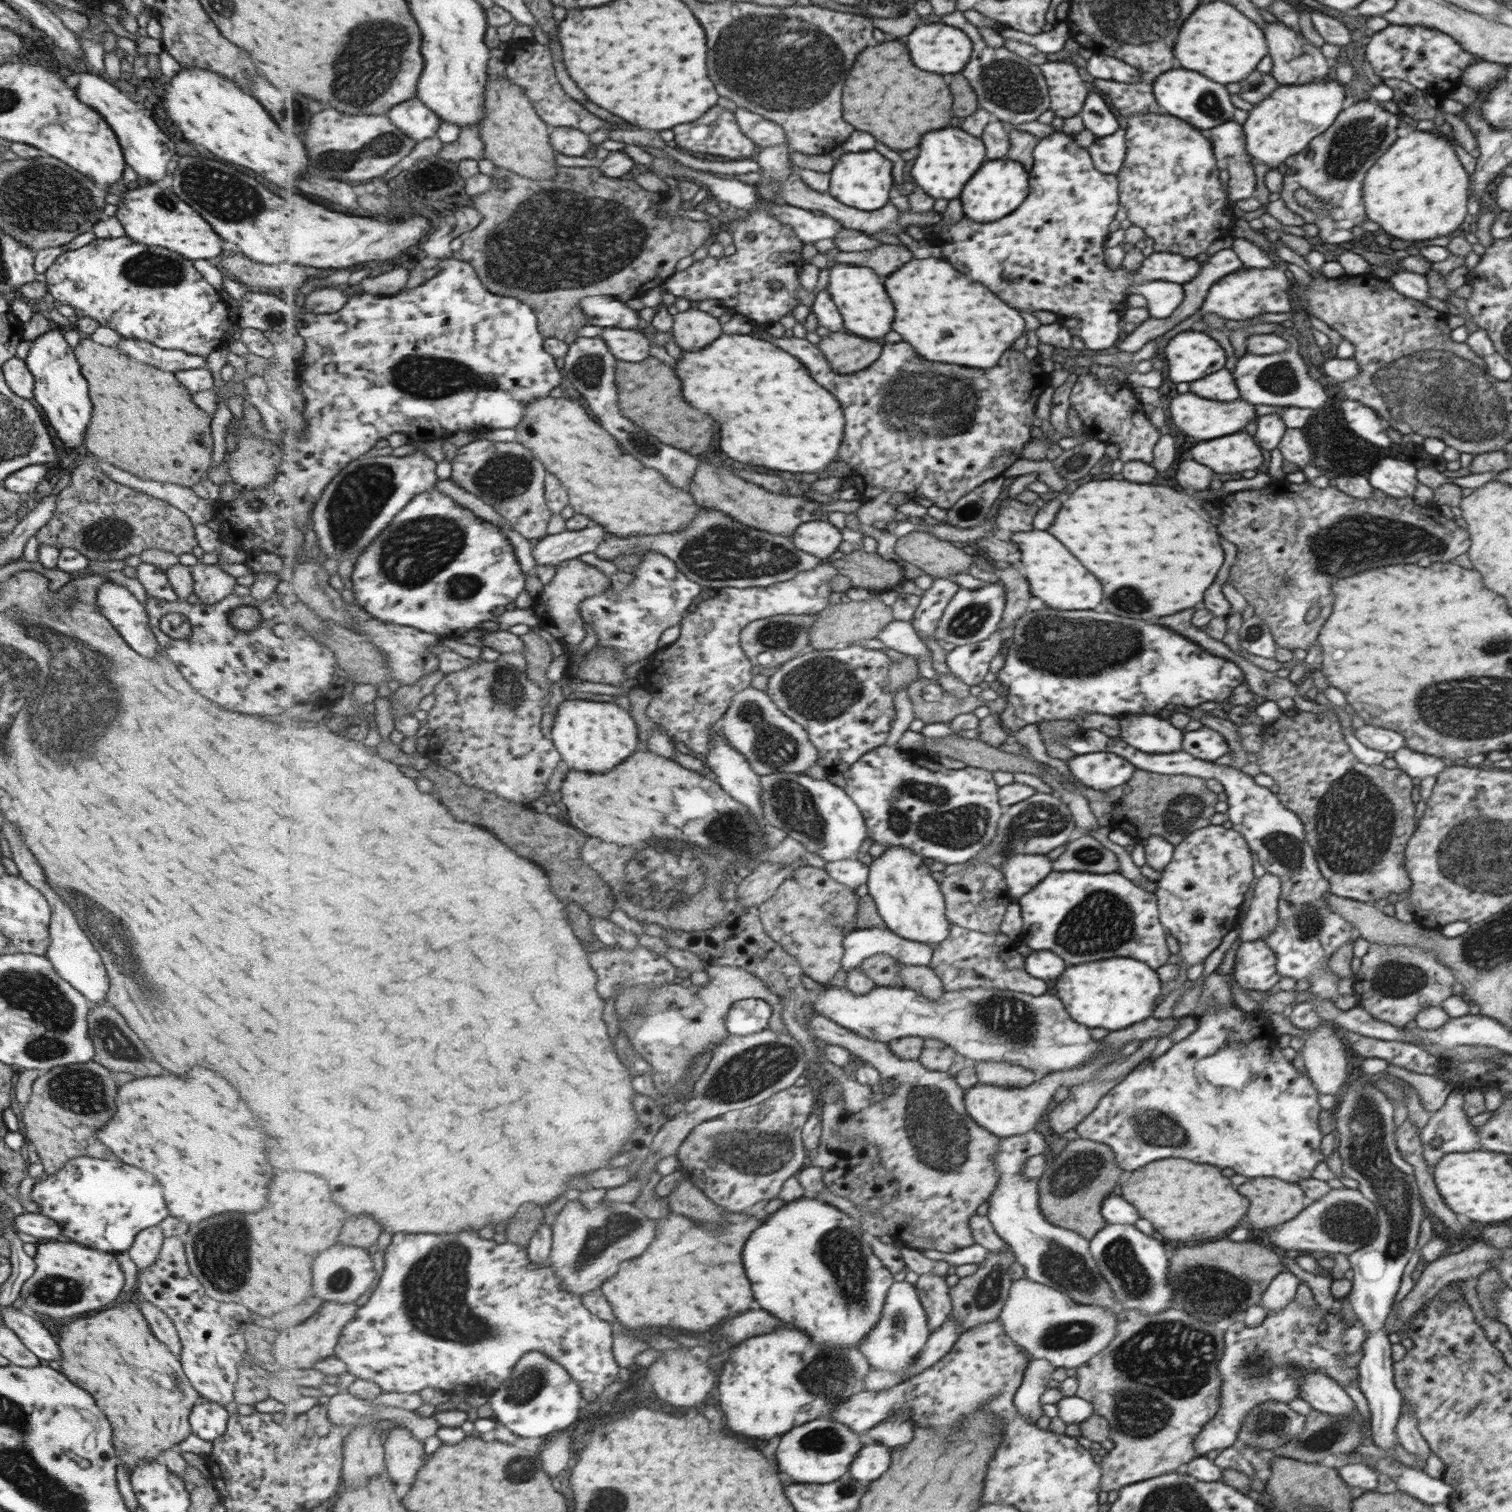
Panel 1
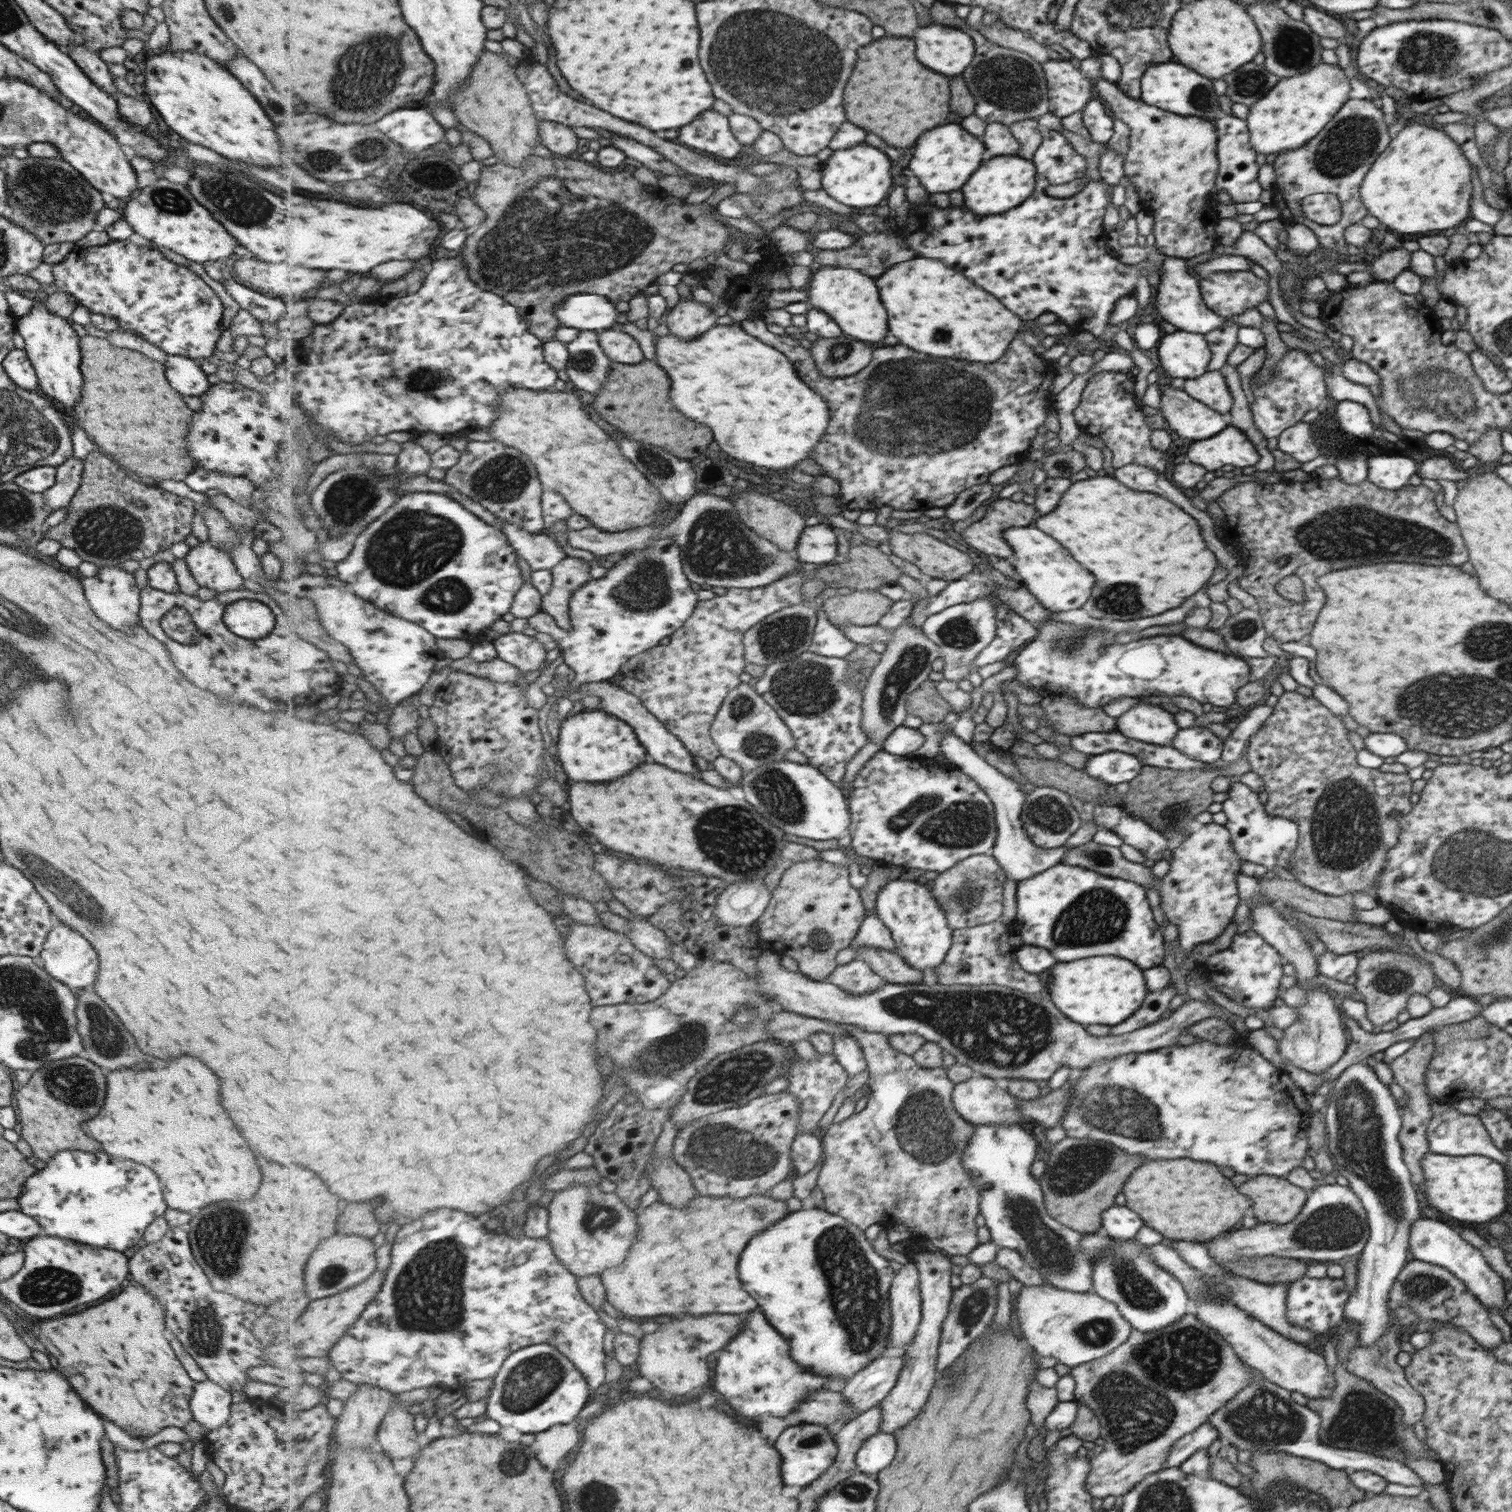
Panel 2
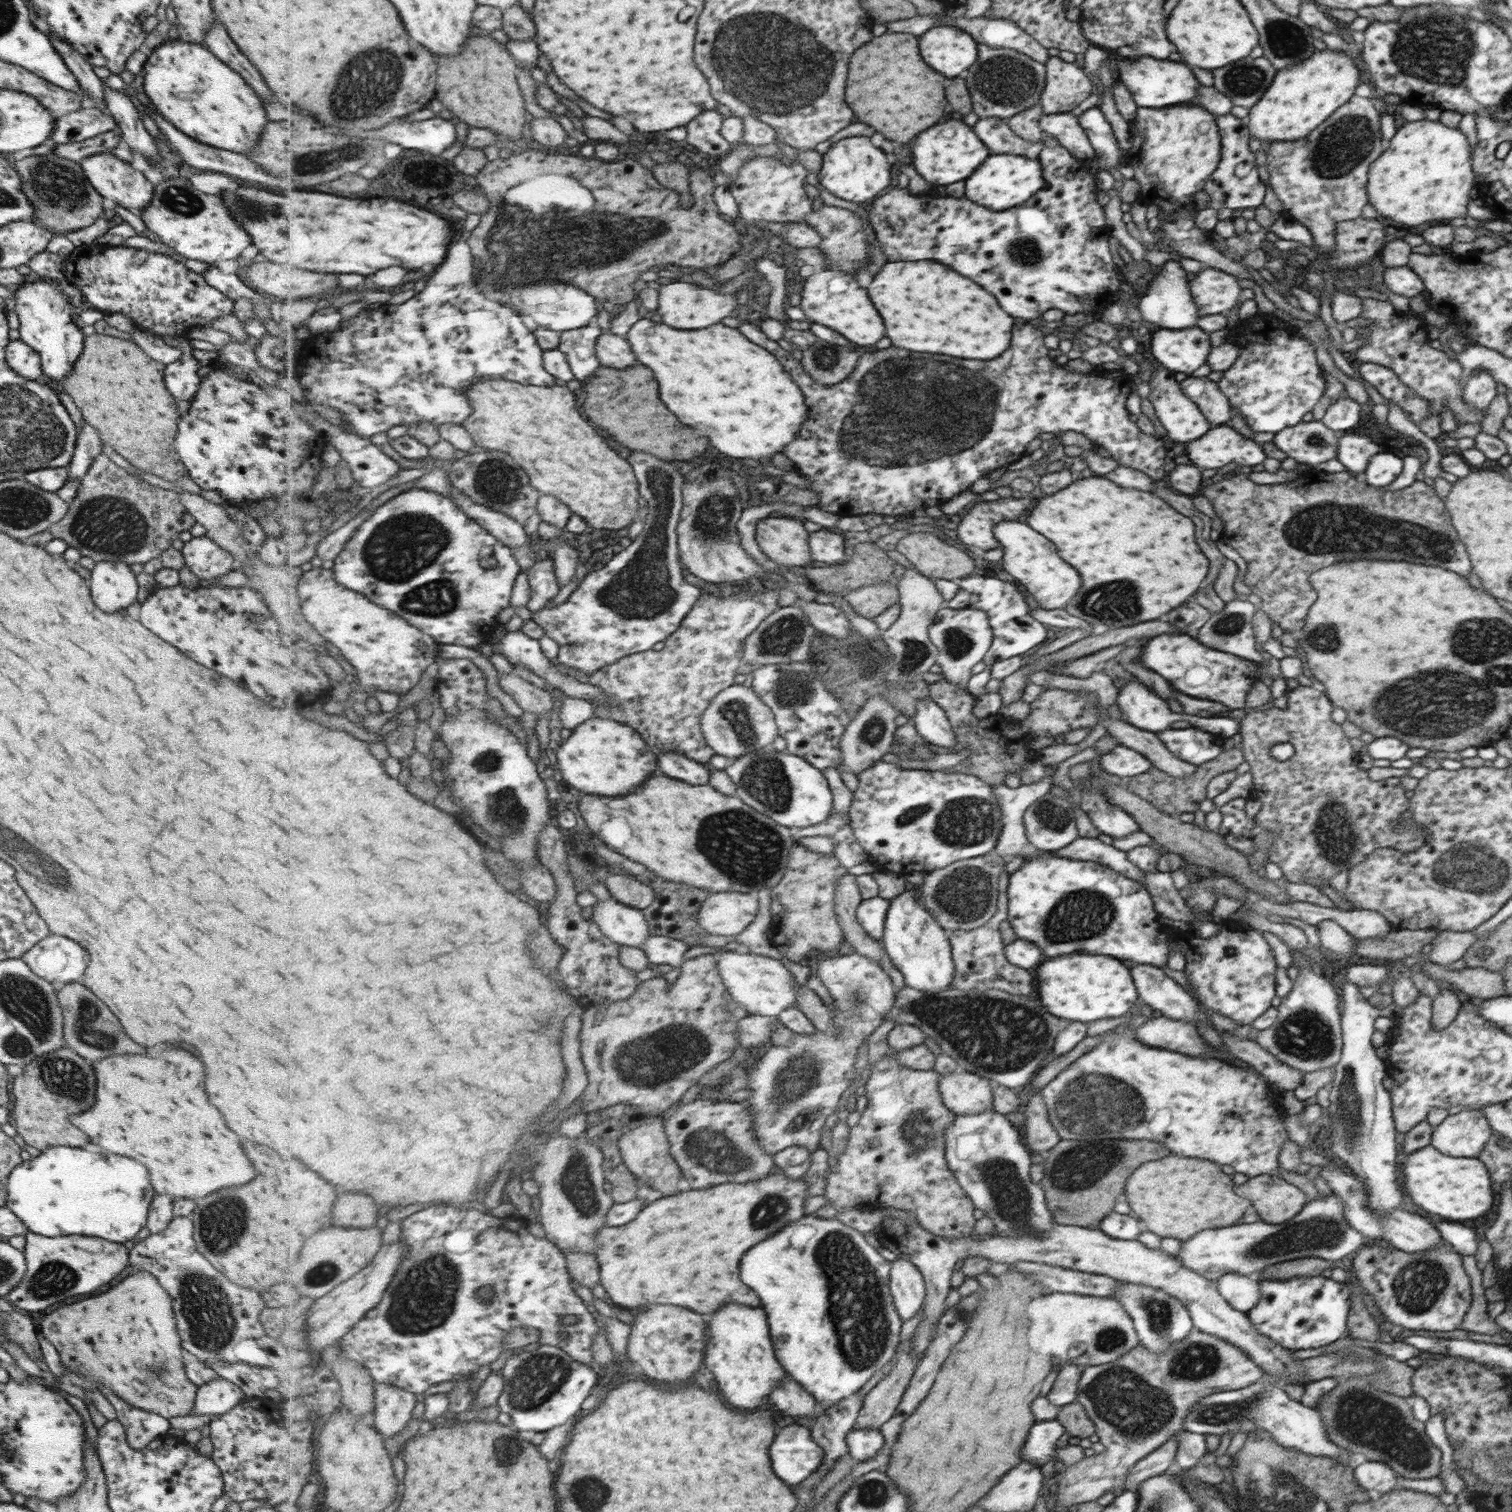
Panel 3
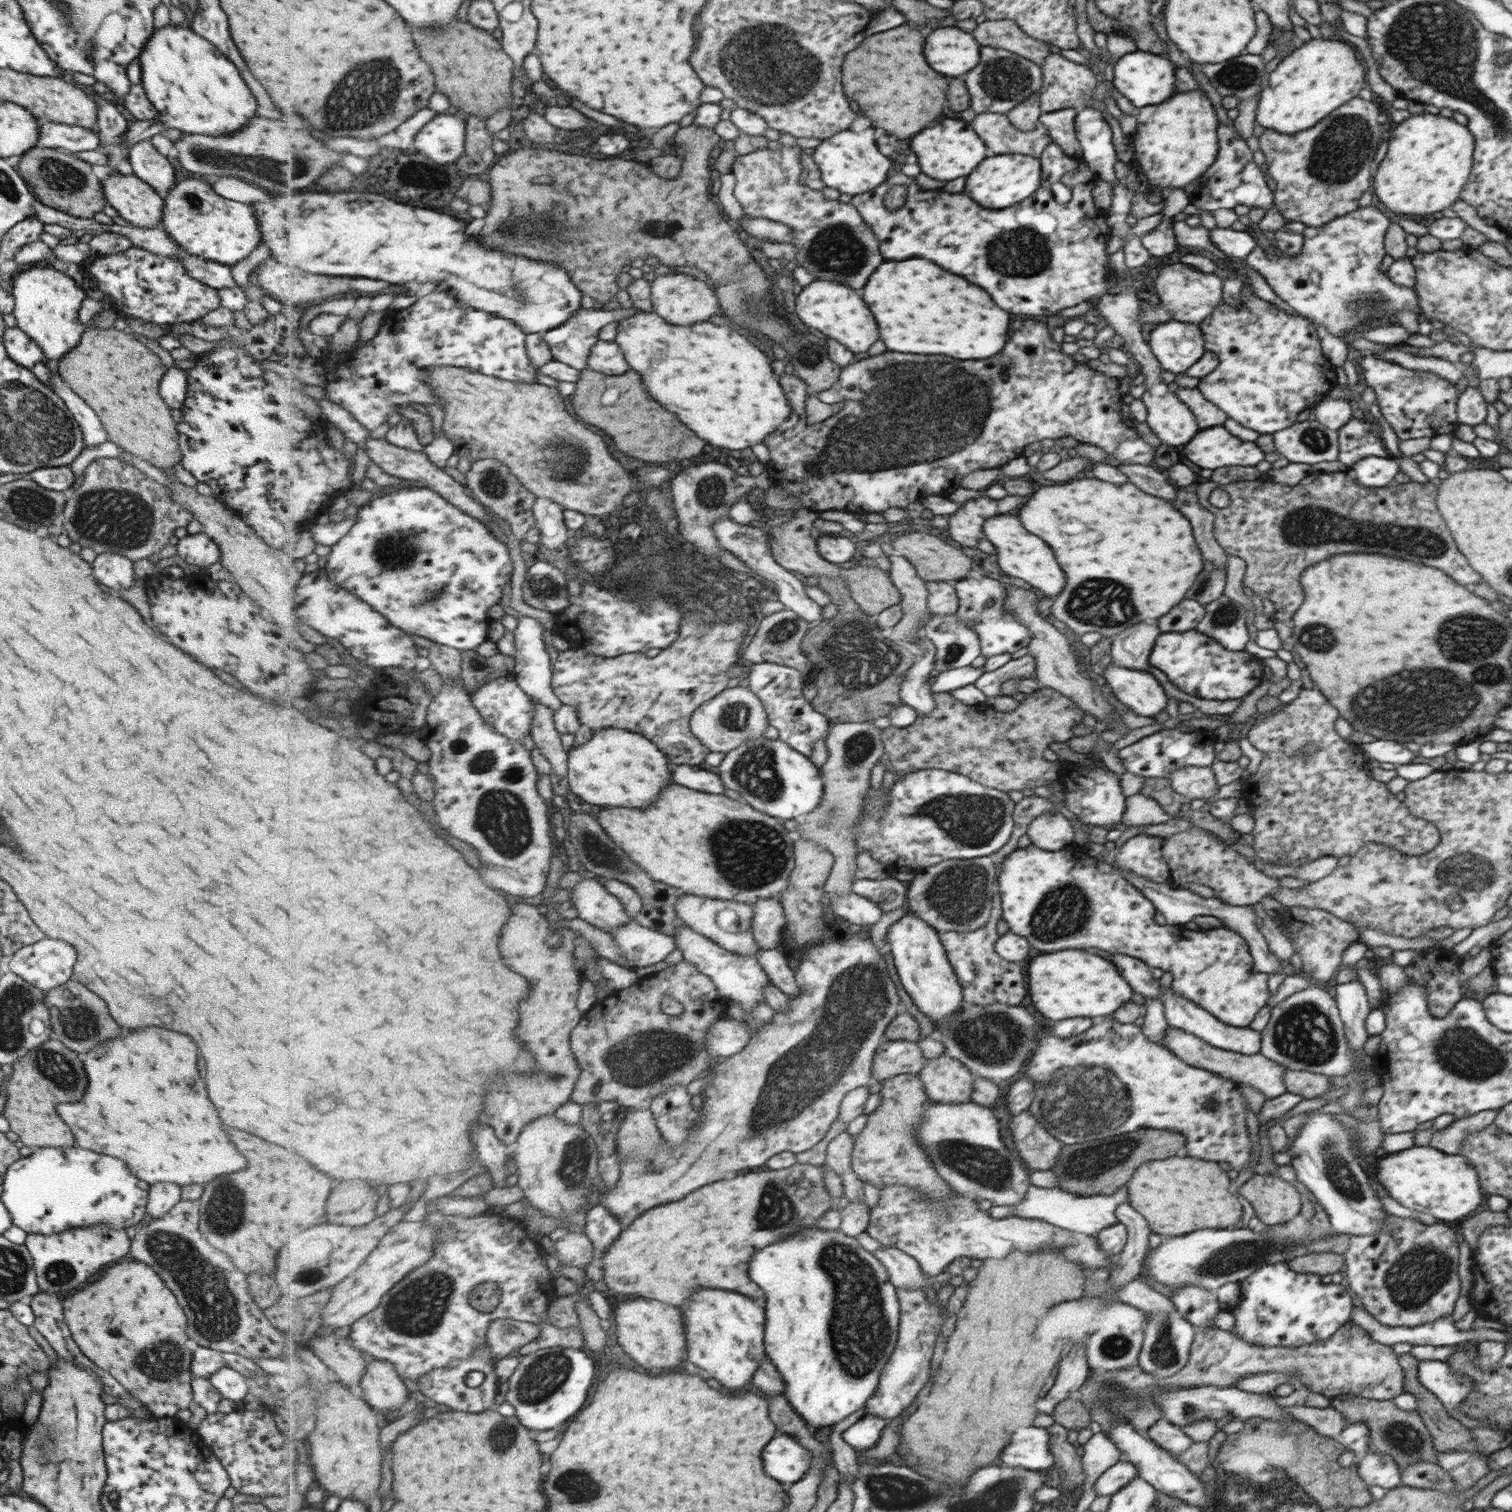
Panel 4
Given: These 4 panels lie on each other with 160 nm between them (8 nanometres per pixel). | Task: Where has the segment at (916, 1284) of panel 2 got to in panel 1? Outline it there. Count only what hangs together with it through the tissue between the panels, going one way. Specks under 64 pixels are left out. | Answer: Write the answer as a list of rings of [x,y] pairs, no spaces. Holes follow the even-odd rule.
[[[895,1281],[888,1292],[880,1323],[866,1336],[859,1349],[868,1358],[873,1368],[895,1371],[904,1376],[904,1382],[913,1380],[914,1376],[921,1372],[912,1374],[910,1368],[913,1363],[916,1363],[916,1358],[928,1343],[931,1334],[928,1326],[928,1312],[920,1299],[916,1285],[906,1281]]]

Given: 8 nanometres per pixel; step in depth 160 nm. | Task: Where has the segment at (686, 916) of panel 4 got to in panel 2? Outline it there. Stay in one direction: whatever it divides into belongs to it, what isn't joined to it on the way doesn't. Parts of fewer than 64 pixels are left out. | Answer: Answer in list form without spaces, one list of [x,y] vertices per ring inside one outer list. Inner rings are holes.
[[[763,878],[729,885],[717,899],[715,917],[729,927],[755,926],[771,903],[771,891]]]

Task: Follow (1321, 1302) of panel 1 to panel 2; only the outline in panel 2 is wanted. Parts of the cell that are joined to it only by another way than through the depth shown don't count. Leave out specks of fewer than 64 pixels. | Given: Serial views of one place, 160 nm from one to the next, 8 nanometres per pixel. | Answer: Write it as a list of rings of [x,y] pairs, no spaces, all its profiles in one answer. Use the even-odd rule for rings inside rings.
[[[1350,1064],[1341,1071],[1330,1085],[1330,1090],[1326,1094],[1327,1108],[1325,1108],[1325,1132],[1328,1154],[1338,1170],[1338,1174],[1346,1178],[1349,1182],[1348,1188],[1357,1195],[1365,1211],[1368,1224],[1368,1240],[1364,1244],[1362,1251],[1355,1256],[1356,1260],[1356,1286],[1349,1295],[1349,1300],[1343,1306],[1343,1316],[1346,1319],[1354,1320],[1358,1330],[1358,1341],[1361,1347],[1372,1347],[1383,1334],[1387,1322],[1389,1322],[1388,1292],[1391,1291],[1392,1284],[1397,1278],[1404,1264],[1407,1263],[1408,1236],[1410,1224],[1417,1222],[1419,1218],[1419,1206],[1417,1206],[1417,1192],[1413,1188],[1407,1165],[1403,1161],[1403,1148],[1399,1148],[1397,1134],[1400,1134],[1399,1112],[1397,1106],[1389,1094],[1389,1090],[1377,1080],[1373,1070],[1365,1064]]]

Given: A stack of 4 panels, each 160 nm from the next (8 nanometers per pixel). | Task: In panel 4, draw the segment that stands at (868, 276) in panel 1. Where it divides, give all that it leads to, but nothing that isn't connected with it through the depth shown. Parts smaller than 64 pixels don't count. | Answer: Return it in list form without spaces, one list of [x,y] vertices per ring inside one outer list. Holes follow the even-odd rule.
[[[815,278],[811,283],[802,287],[801,292],[795,298],[795,304],[797,304],[795,306],[797,316],[807,327],[816,328],[827,338],[834,338],[855,354],[867,352],[879,340],[877,320],[867,308],[861,292],[849,286],[845,288],[845,284]]]

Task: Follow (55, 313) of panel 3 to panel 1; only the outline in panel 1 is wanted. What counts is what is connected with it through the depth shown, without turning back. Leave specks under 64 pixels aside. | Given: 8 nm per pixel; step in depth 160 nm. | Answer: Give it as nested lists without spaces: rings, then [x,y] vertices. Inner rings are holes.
[[[54,326],[29,342],[28,346],[24,363],[34,378],[32,402],[39,408],[46,426],[55,430],[55,436],[65,448],[74,449],[83,445],[81,440],[91,416],[91,402],[87,398],[87,384],[79,374],[74,348],[67,344],[63,333]]]

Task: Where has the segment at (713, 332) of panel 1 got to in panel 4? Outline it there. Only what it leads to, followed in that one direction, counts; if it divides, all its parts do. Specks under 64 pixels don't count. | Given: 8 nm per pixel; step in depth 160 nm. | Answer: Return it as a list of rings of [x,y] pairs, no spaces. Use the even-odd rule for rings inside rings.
[[[668,273],[657,276],[652,282],[652,295],[650,300],[653,310],[659,316],[665,316],[669,324],[679,324],[679,326],[691,326],[695,322],[709,320],[713,314],[719,312],[719,297],[710,288],[710,285],[703,280],[698,280],[695,276],[683,273]]]

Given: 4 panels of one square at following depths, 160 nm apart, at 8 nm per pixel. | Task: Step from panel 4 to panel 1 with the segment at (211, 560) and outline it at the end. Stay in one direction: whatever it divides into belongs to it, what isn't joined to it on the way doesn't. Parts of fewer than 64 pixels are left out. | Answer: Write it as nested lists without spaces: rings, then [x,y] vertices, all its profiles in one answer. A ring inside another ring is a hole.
[[[197,563],[190,566],[193,594],[206,605],[219,602],[233,593],[235,578],[225,574],[217,565]]]

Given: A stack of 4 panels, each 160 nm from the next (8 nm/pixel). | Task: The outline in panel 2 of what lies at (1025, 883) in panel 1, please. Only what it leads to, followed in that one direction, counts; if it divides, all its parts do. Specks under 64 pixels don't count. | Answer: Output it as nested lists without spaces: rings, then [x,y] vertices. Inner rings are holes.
[[[949,733],[945,735],[944,738],[945,739],[941,741],[942,754],[949,759],[950,762],[955,764],[957,769],[960,769],[960,771],[964,772],[967,776],[972,777],[972,779],[984,789],[989,800],[993,803],[995,821],[997,823],[997,838],[993,852],[989,854],[1001,864],[1006,875],[1011,880],[1015,880],[1017,884],[1059,863],[1071,848],[1061,846],[1043,849],[1037,847],[1031,843],[1025,833],[1025,829],[1021,827],[1019,812],[1021,812],[1021,806],[1023,806],[1025,802],[1026,792],[1013,779],[1005,777],[1005,775],[997,771],[993,766],[985,763],[985,761],[971,749],[965,736]]]

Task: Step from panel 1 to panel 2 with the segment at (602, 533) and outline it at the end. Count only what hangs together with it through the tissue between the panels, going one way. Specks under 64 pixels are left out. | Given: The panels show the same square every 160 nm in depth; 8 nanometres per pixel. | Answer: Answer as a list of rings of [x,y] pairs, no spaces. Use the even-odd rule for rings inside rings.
[[[501,519],[500,528],[507,535],[516,553],[529,564],[532,573],[553,570],[568,557],[565,550],[557,544],[555,537],[545,532],[532,533],[505,519]]]

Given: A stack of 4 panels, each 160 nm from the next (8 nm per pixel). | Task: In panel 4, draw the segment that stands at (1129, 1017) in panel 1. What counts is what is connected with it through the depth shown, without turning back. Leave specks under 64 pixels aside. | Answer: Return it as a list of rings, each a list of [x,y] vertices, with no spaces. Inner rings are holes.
[[[1061,950],[1039,954],[1027,962],[1029,968],[1029,1000],[1035,1010],[1049,1020],[1075,1016],[1107,1016],[1121,1004],[1133,1000],[1133,989],[1117,974],[1115,966],[1099,956],[1081,950]]]

